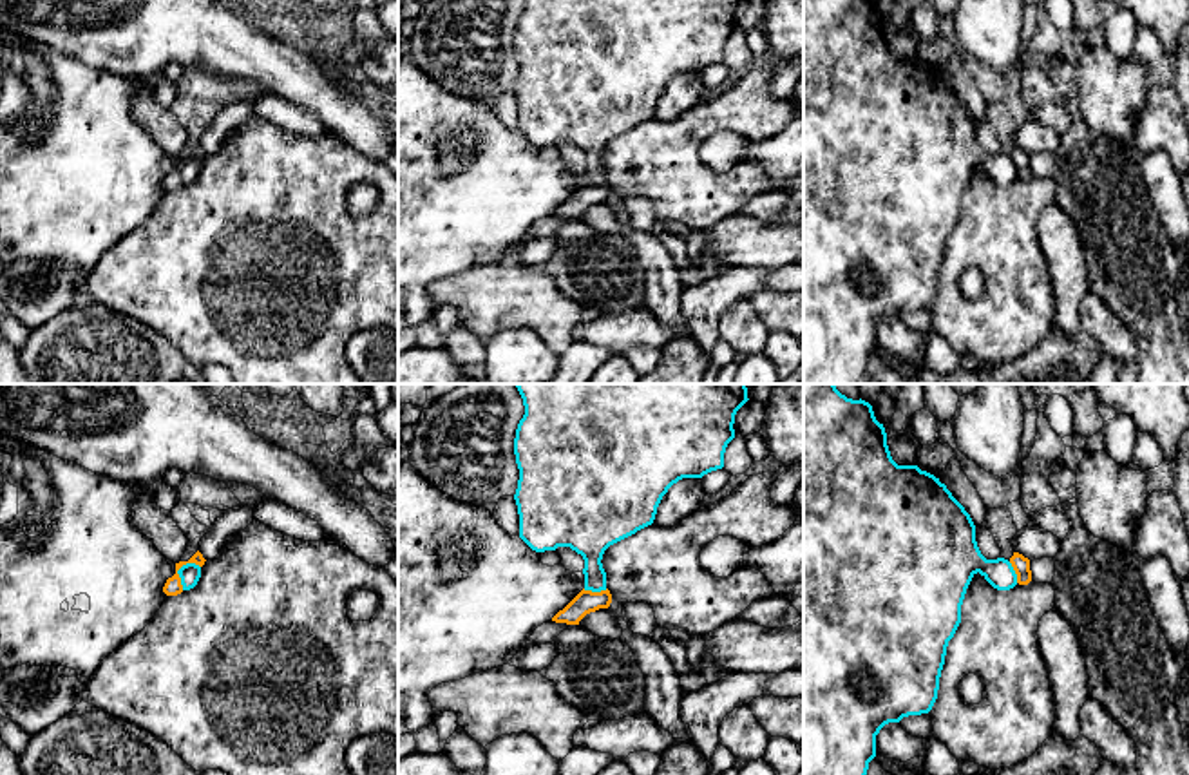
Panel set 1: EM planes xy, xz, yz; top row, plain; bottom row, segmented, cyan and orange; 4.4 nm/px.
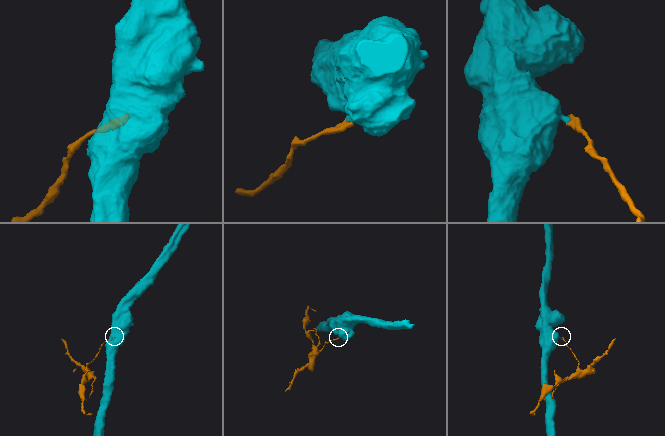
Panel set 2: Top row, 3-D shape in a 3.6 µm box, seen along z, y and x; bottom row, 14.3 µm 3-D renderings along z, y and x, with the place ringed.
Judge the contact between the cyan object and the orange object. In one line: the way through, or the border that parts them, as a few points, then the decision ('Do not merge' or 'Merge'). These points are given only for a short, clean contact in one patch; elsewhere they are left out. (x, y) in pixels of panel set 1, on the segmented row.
Boundary: xy (198, 564), (185, 564), (178, 571), (181, 589). Do not merge

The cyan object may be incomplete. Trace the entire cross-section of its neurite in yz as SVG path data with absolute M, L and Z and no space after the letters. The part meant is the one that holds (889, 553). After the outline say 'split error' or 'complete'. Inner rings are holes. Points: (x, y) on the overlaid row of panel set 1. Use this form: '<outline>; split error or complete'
M804 384L804 775L867 775L869 762L876 757L880 730L932 710L946 646L961 623L961 605L977 572L997 590L1017 585L1017 574L1008 560L986 560L981 554L975 525L946 485L918 465L898 465L892 460L885 427L876 420L869 402L847 398L834 384Z; complete

